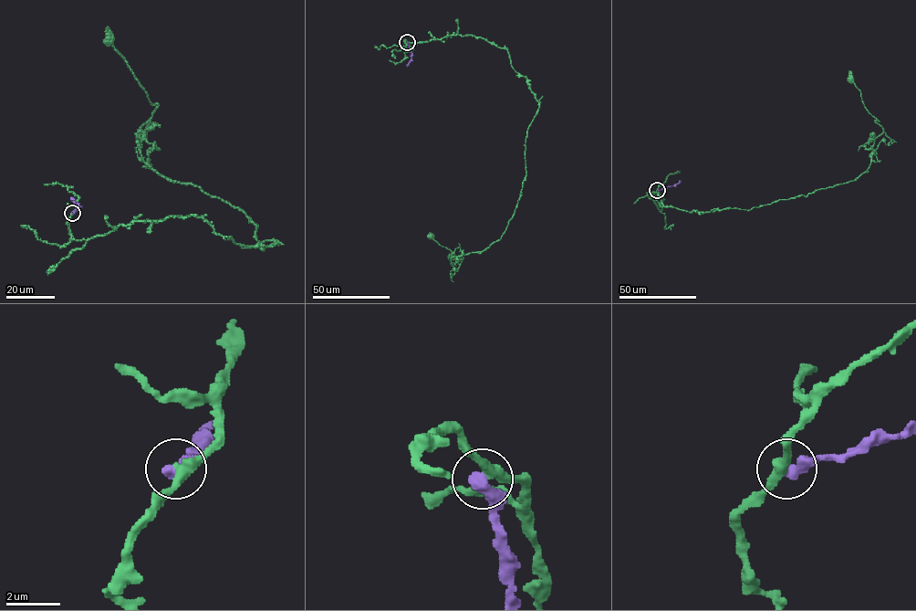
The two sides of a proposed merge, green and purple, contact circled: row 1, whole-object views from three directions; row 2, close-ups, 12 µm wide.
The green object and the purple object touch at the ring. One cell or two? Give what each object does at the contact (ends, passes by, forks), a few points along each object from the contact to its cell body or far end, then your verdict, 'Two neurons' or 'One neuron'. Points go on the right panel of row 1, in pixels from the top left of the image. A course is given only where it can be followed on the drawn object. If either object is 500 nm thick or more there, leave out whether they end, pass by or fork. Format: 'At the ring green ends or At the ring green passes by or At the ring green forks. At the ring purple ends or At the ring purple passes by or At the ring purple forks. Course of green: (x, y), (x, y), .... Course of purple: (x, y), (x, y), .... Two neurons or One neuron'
Course of green: (657, 190), (657, 208), (650, 193), (692, 212), (750, 210), (854, 181), (883, 132), (851, 79). Course of purple: (657, 190), (674, 185), (681, 181). Two neurons

